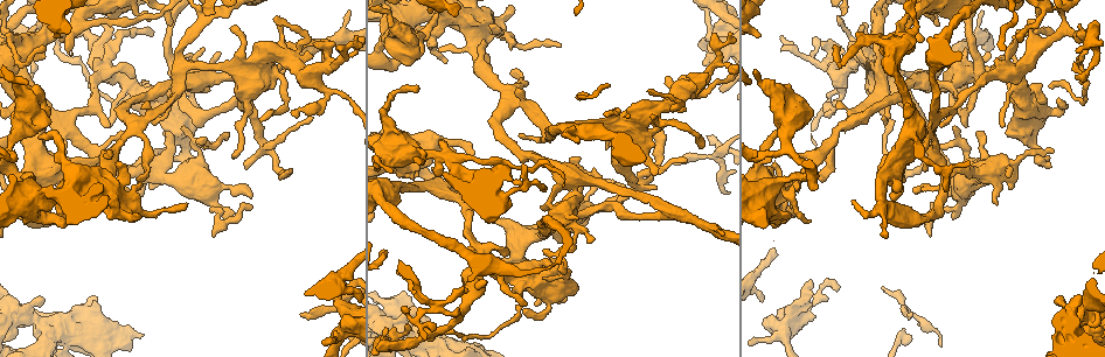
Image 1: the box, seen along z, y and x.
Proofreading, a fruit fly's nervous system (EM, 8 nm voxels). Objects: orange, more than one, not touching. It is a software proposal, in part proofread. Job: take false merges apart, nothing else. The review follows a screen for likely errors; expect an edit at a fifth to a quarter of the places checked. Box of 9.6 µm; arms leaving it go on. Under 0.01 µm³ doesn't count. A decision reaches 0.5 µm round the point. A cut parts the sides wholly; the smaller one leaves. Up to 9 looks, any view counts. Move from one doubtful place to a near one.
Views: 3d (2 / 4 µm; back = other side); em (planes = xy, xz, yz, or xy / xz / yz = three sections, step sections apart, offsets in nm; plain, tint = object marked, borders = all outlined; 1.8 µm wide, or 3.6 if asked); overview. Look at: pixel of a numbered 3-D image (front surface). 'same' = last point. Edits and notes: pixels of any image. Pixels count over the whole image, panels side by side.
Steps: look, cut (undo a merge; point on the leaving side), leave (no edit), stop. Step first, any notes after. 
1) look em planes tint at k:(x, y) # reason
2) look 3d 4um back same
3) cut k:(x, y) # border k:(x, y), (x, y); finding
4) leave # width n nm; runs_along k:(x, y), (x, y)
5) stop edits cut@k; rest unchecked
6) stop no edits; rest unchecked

look em planes tint at 1:(964, 74) # thick turns thin

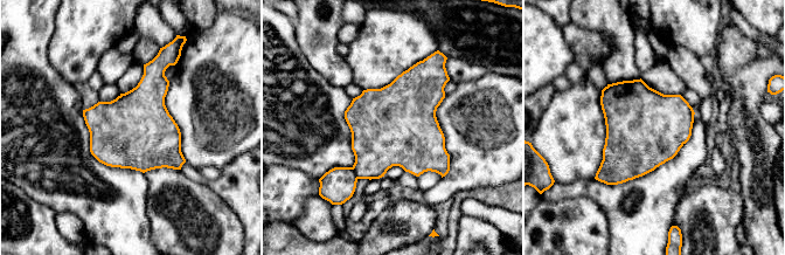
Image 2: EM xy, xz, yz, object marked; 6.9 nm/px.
leave # one cell here

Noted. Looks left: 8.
look em 3.6um planes tint at 1:(31, 121) # abrupt turn

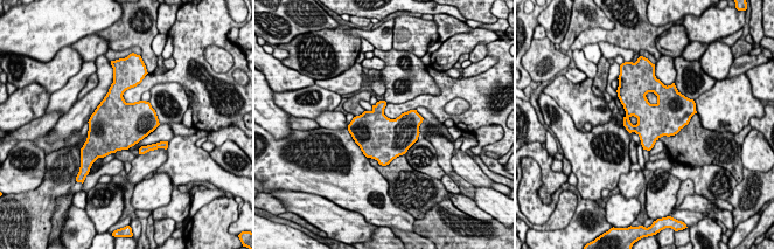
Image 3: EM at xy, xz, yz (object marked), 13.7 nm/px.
leave # all the same cell

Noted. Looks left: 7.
look 3d 4um at 1:(473, 28) # thick turns thin

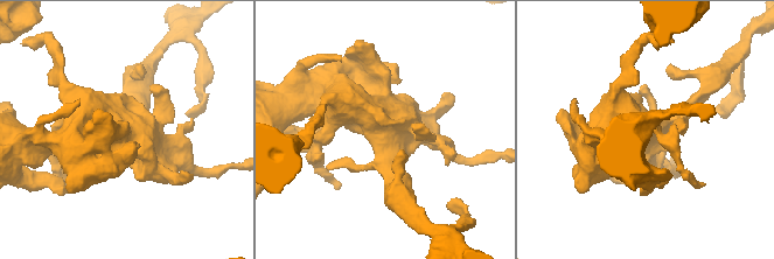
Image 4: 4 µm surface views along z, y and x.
look em 3.6um planes tint at 4:(386, 125)

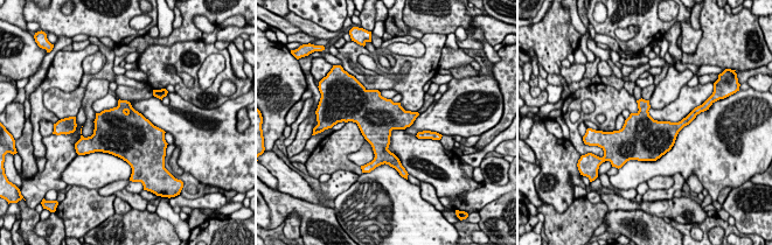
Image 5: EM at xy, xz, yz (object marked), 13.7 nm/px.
leave # one cell here

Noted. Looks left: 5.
look em xz step 8 tint at 1:(1079, 314) # arms run side by side

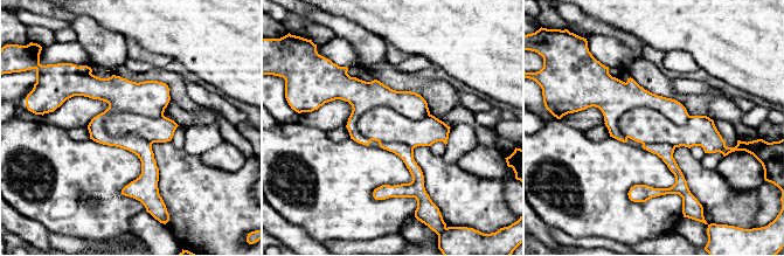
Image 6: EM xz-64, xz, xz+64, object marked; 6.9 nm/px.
cut 6:(150, 98) # width 380 nm; a second cell is stuck on

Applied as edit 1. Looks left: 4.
stop edits cut@6; rest unchecked

